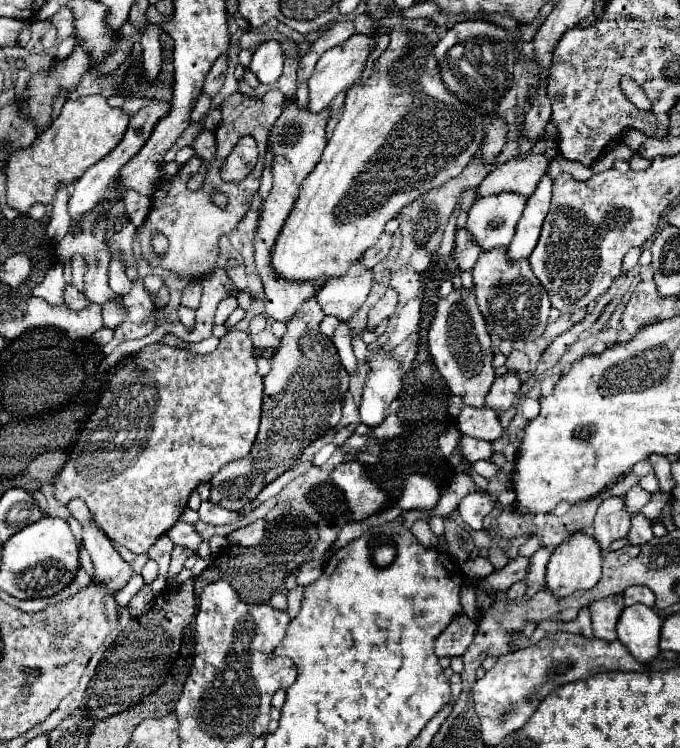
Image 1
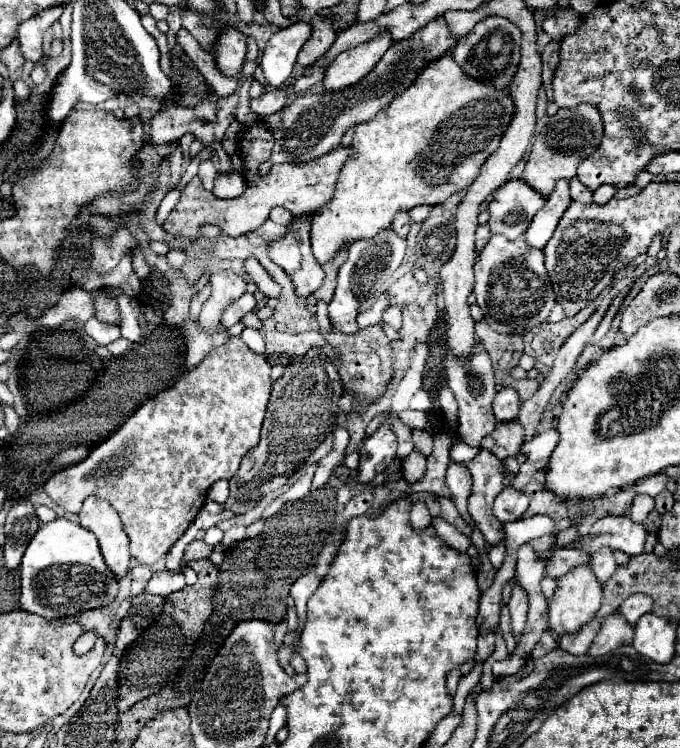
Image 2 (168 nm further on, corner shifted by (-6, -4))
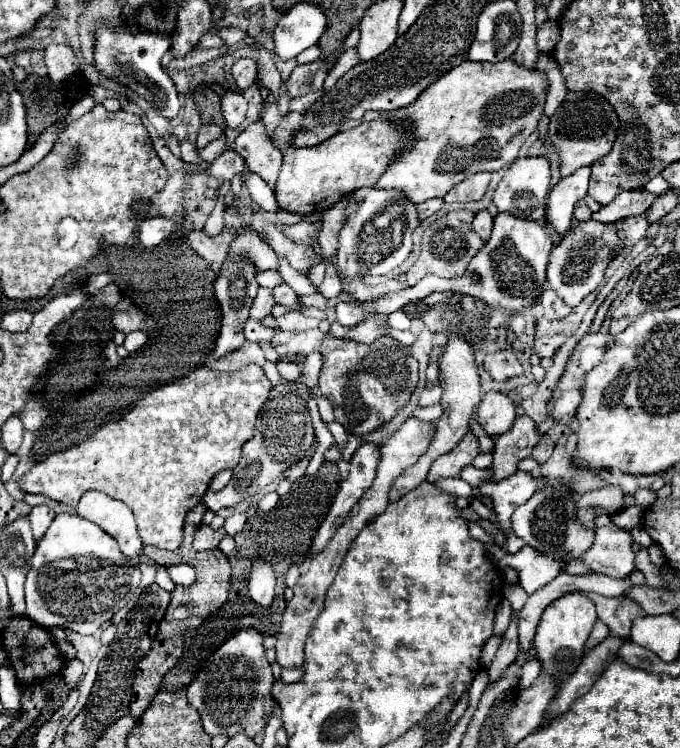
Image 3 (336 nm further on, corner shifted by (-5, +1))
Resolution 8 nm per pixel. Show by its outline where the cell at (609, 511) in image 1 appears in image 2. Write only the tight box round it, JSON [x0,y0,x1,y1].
[592,549,616,585]

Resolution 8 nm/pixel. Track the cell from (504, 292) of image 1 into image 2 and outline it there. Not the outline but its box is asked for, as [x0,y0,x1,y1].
[474,235,554,333]

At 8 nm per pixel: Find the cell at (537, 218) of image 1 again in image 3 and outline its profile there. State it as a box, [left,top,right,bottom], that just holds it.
[545,168,591,232]

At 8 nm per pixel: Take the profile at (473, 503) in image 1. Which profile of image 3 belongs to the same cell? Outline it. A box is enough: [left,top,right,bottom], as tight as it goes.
[481,470,537,552]

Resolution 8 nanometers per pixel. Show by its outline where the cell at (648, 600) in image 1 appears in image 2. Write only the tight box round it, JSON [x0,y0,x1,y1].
[618,593,652,627]

